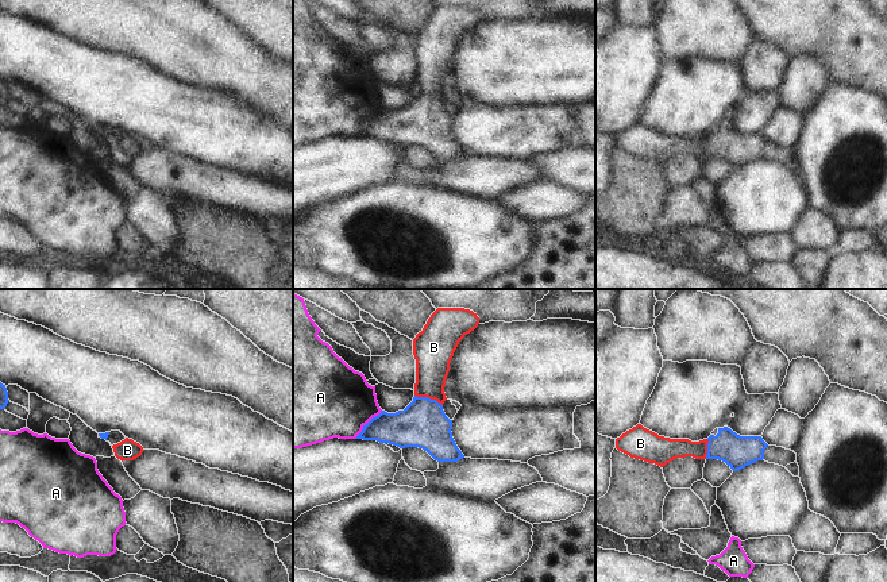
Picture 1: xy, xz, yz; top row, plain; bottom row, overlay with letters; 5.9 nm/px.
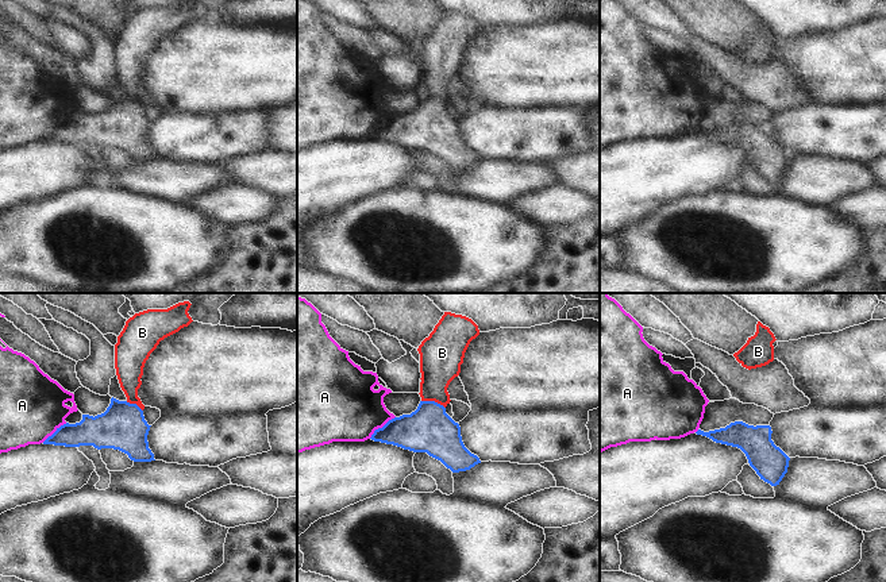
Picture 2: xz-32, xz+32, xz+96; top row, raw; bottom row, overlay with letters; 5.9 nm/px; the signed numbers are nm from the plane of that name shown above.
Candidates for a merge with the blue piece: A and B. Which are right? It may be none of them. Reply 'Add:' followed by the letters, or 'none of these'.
Add: B

